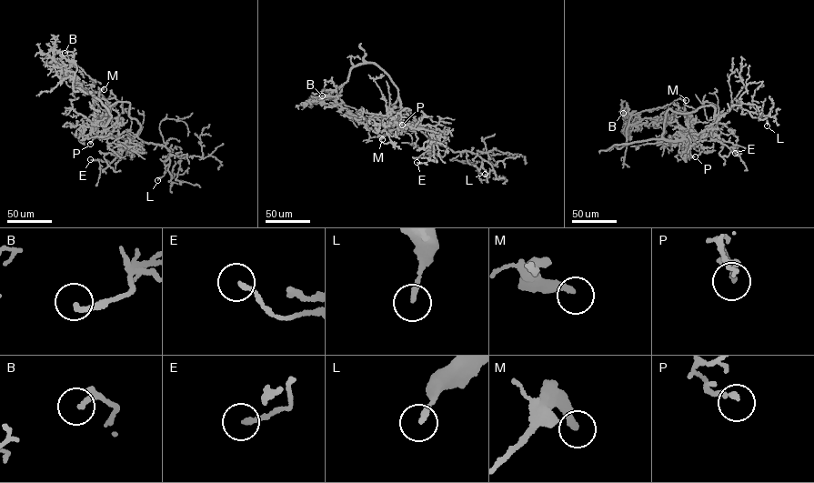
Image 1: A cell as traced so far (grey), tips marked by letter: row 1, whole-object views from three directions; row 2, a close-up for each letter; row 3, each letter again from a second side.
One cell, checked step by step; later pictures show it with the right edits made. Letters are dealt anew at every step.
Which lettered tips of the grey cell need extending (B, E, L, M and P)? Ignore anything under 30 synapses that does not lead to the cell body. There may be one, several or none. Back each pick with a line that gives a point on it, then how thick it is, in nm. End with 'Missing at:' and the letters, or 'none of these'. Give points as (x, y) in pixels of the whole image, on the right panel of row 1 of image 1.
Missing at: none of these

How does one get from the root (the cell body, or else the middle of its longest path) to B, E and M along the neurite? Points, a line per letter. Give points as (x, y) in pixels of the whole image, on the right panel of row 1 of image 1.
B: (681, 139), (654, 138), (617, 145), (618, 148), (627, 142), (630, 116), (628, 108), (625, 107), (623, 113)
E: (681, 139), (693, 137), (694, 131), (708, 140), (718, 139), (728, 147), (738, 147), (735, 153)
M: (681, 139), (687, 133), (687, 121), (683, 113), (675, 111), (684, 107), (686, 100)

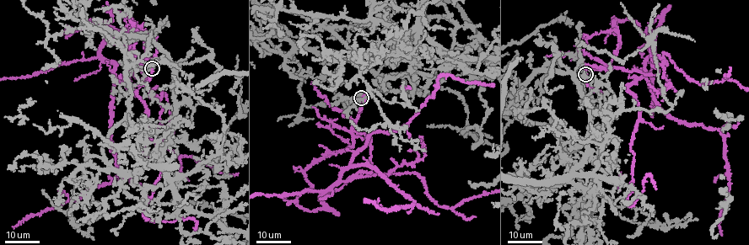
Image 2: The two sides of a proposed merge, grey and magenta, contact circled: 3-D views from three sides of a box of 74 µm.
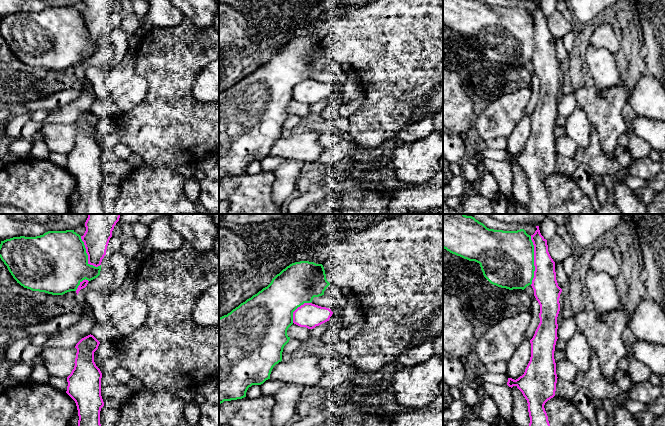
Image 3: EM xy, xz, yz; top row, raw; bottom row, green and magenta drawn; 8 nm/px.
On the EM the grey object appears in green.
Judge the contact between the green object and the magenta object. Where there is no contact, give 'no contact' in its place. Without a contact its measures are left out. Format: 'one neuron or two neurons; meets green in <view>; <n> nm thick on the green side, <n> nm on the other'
two neurons; meets green in yz; 440 nm thick on the green side, 200 nm on the other

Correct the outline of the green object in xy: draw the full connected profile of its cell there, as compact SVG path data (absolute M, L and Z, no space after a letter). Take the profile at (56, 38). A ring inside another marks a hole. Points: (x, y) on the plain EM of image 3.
M74 6L48 7L36 13L6 15L0 20L0 34L21 62L52 71L76 67L83 56L91 57L101 47L101 41L95 43L88 39L84 18Z

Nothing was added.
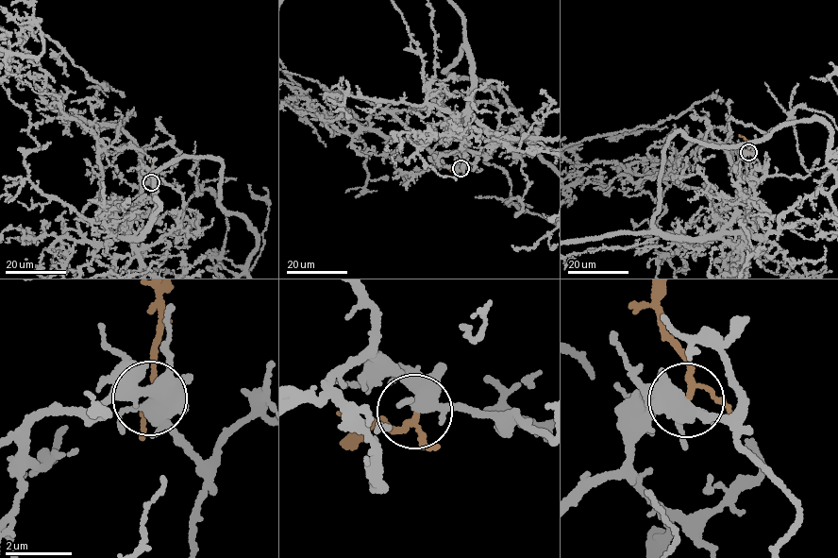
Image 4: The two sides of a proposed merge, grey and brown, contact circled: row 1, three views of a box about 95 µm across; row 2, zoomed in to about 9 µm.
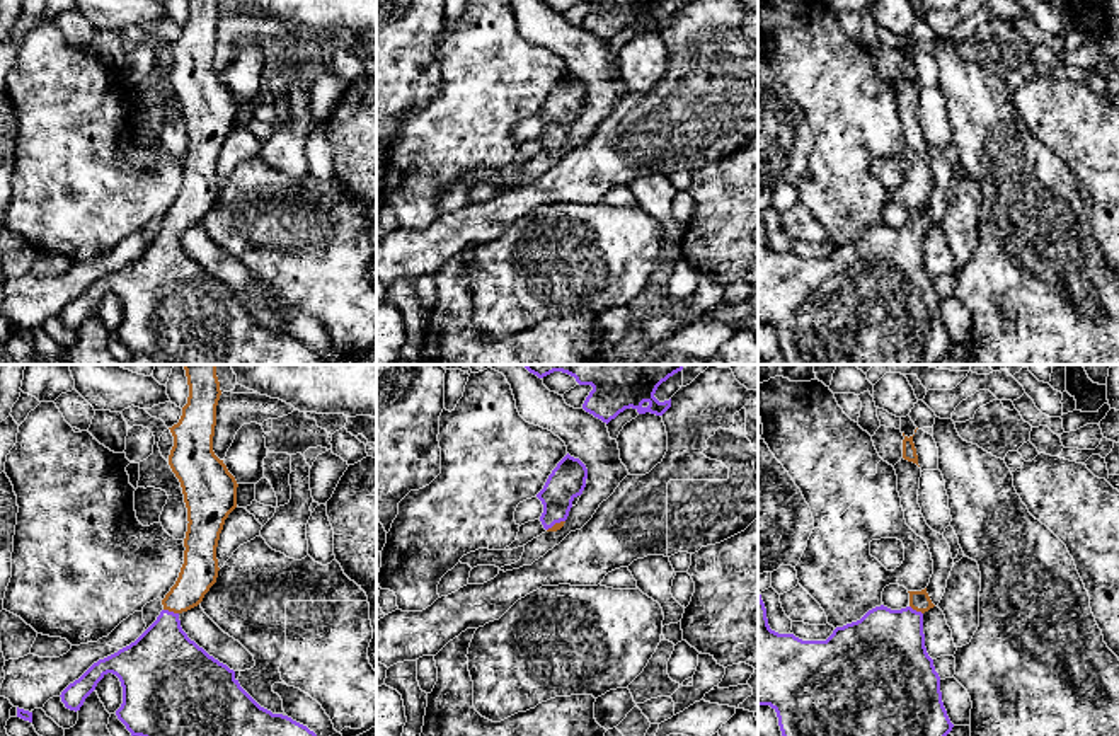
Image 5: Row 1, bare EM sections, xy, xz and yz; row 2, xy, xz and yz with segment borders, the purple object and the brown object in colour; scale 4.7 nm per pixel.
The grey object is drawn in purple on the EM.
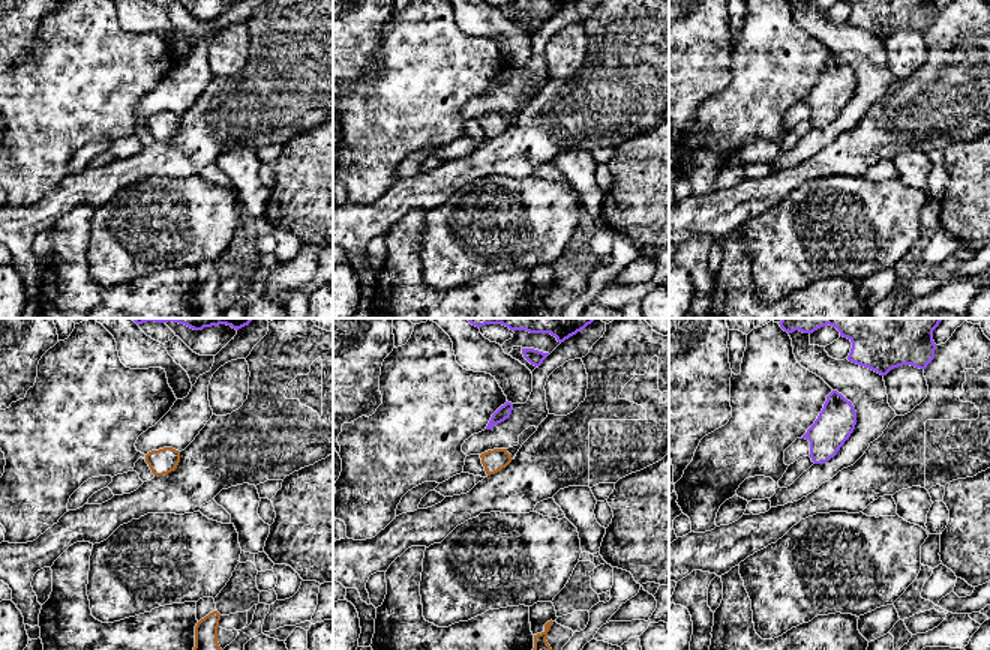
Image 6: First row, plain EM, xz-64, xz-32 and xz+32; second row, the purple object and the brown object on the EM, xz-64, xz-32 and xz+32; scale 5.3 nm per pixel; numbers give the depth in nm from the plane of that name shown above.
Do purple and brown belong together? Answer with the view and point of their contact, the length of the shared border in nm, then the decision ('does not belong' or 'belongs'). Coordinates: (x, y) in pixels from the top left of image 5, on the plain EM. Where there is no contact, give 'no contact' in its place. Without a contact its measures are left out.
meets purple in xy at (171, 230); contact 80 nm long; belongs

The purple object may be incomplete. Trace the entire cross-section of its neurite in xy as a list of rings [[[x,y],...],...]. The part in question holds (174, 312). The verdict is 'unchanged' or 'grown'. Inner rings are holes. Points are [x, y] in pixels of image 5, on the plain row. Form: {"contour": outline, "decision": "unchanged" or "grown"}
{"contour": [[[187,0],[189,15],[182,26],[182,34],[170,48],[174,65],[169,83],[181,101],[187,126],[187,150],[184,157],[184,182],[179,196],[162,218],[164,228],[157,239],[129,264],[94,281],[78,298],[61,310],[61,320],[70,329],[80,329],[85,317],[95,308],[97,302],[112,291],[123,305],[123,322],[116,329],[118,337],[131,354],[141,354],[153,365],[325,365],[313,349],[283,332],[273,332],[261,325],[238,302],[235,290],[209,274],[203,266],[187,256],[181,245],[179,233],[198,225],[218,196],[216,165],[225,138],[237,126],[237,99],[228,90],[223,78],[213,70],[216,44],[216,24],[221,14],[220,0]]], "decision": "grown"}

